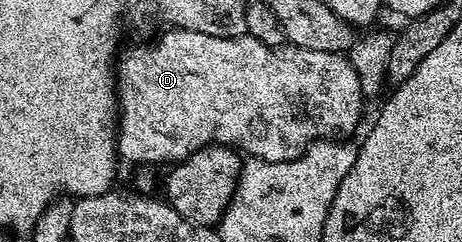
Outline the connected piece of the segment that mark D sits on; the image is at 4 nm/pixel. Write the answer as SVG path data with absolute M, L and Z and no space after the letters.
M183 27L177 29L166 29L166 32L159 37L155 43L146 43L143 47L134 47L131 51L123 50L120 58L116 63L116 90L118 93L118 154L123 160L126 159L130 163L142 163L138 165L150 165L146 163L166 163L165 165L180 163L192 153L196 153L202 147L212 147L215 145L233 145L235 148L241 149L247 156L255 159L263 159L264 161L292 161L296 157L300 157L313 143L319 139L336 139L341 140L343 137L350 137L350 134L358 127L358 122L362 119L362 102L364 96L362 94L362 86L360 85L360 77L356 73L356 69L351 65L349 58L345 54L324 53L316 49L304 49L303 47L295 47L293 45L283 45L280 47L269 47L264 45L264 41L258 41L256 37L251 35L237 35L236 37L212 37L208 33L196 33L189 31Z

